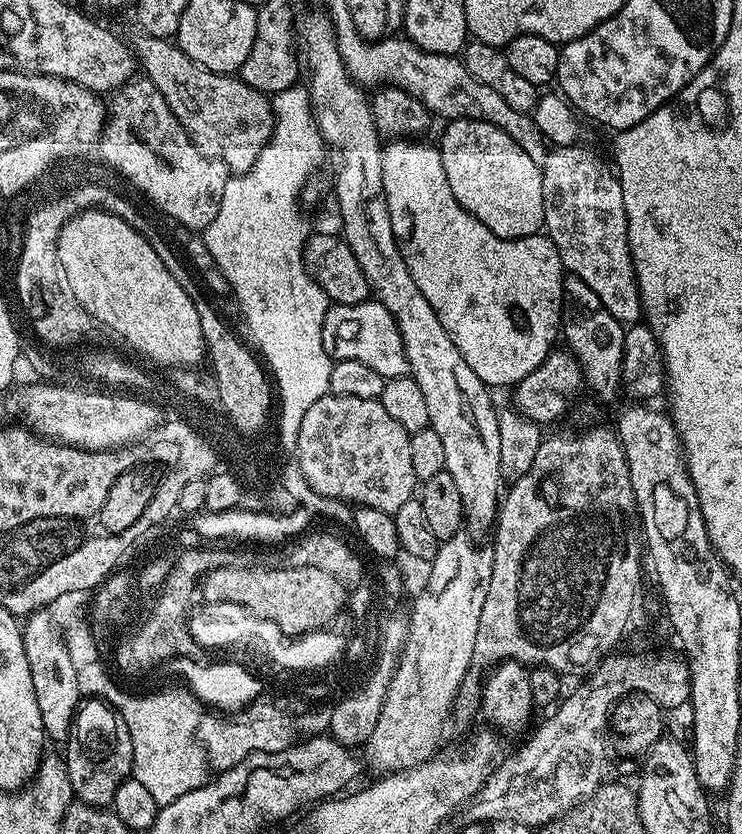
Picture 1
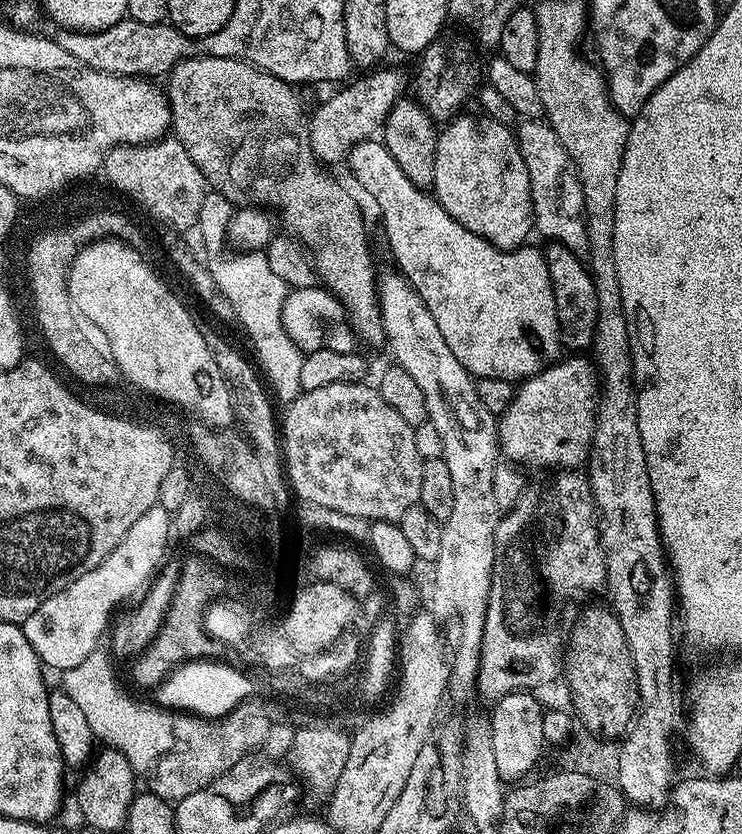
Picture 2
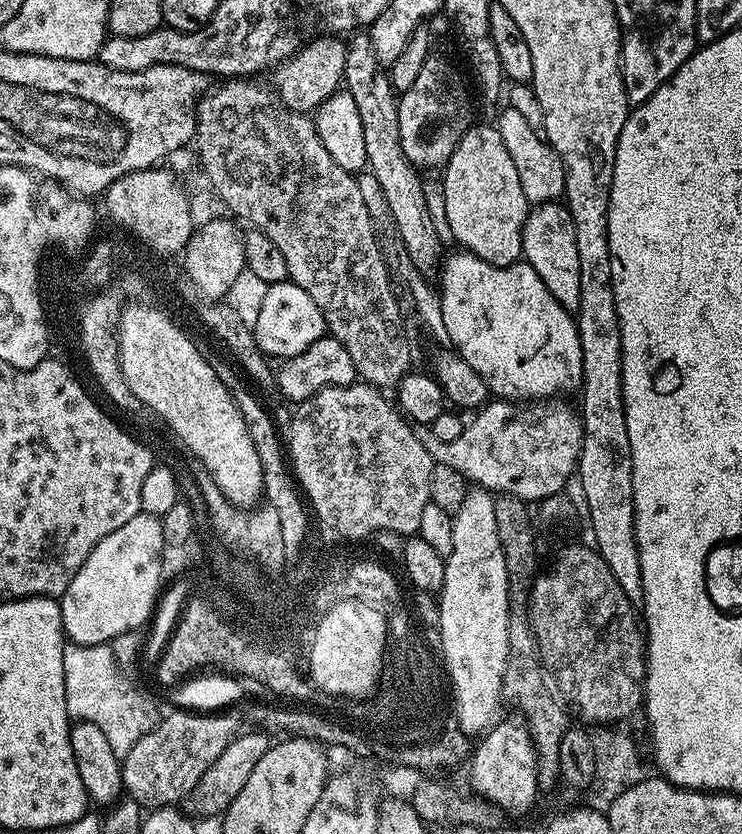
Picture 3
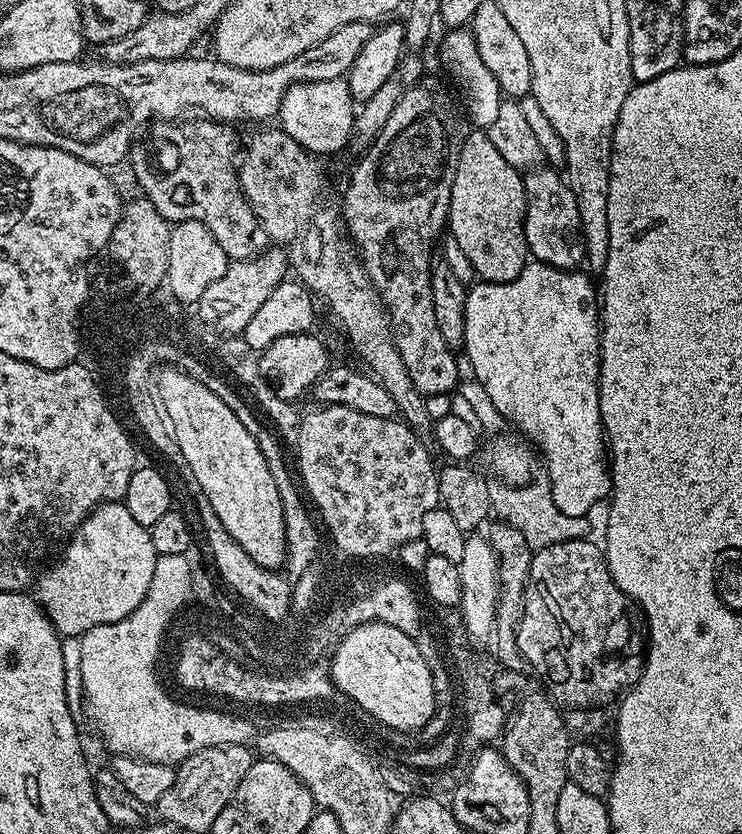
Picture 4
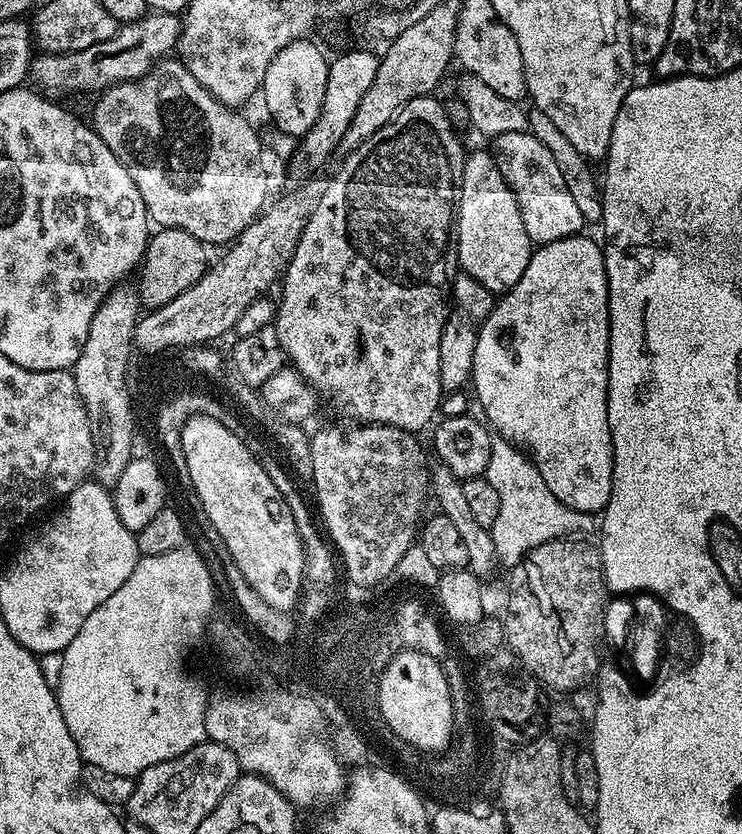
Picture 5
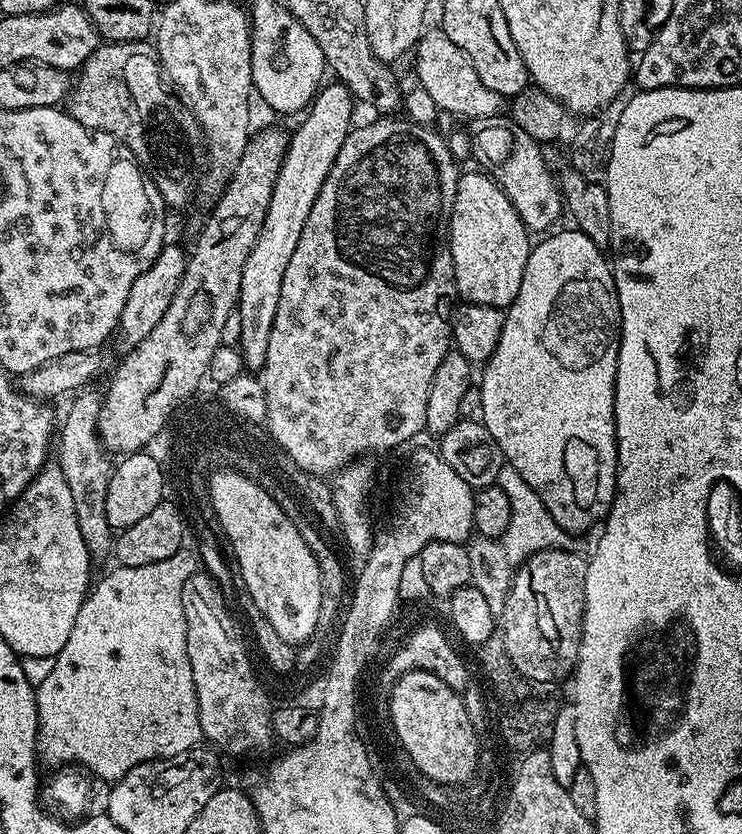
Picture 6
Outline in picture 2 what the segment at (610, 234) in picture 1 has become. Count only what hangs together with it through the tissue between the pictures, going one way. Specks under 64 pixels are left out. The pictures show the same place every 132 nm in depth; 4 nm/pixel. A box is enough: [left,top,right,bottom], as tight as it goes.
[515,120,588,250]

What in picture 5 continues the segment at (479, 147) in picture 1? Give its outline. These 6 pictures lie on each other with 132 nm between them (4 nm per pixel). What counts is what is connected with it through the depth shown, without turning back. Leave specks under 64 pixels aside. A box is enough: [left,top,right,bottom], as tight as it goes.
[454,151,534,294]

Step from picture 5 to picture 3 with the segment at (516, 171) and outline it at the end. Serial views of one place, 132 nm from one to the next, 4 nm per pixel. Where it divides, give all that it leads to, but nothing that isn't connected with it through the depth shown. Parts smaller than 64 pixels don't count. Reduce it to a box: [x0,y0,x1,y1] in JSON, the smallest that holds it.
[522,203,580,314]

